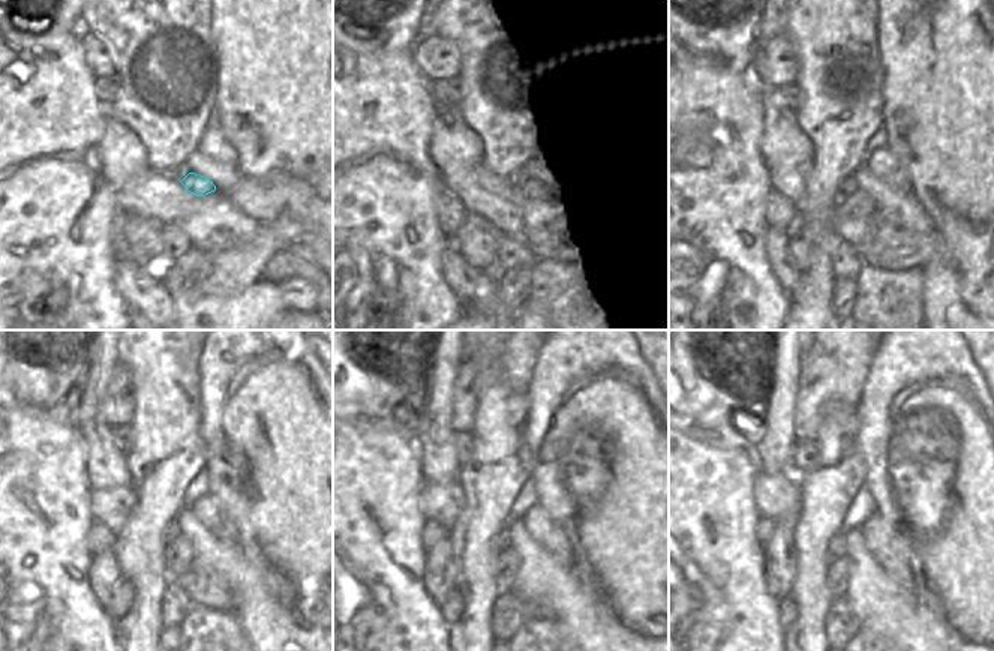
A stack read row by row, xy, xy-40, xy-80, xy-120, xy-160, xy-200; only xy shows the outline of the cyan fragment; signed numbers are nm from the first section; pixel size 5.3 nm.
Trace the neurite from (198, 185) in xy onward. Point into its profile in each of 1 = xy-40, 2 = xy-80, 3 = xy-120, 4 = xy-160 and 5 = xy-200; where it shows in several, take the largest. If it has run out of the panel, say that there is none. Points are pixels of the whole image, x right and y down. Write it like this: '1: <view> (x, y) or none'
1: xy-40 (528, 191)
2: xy-80 (855, 206)
3: xy-120 (177, 554)
4: xy-160 (507, 566)
5: xy-200 (838, 569)

